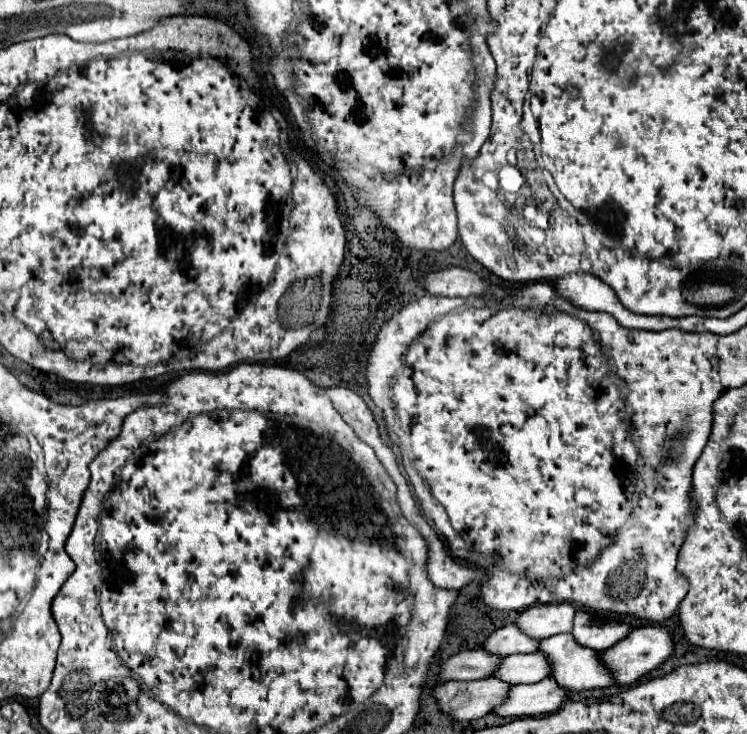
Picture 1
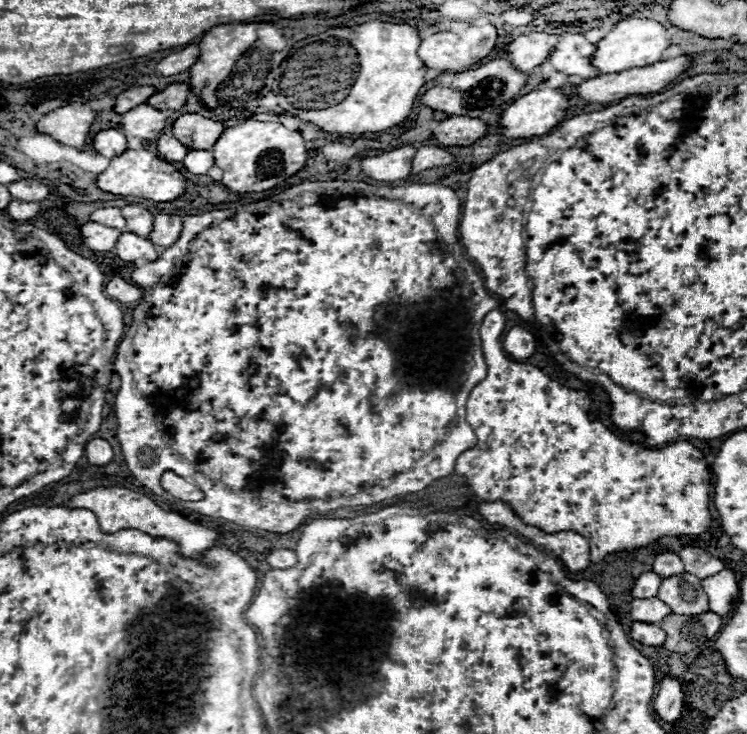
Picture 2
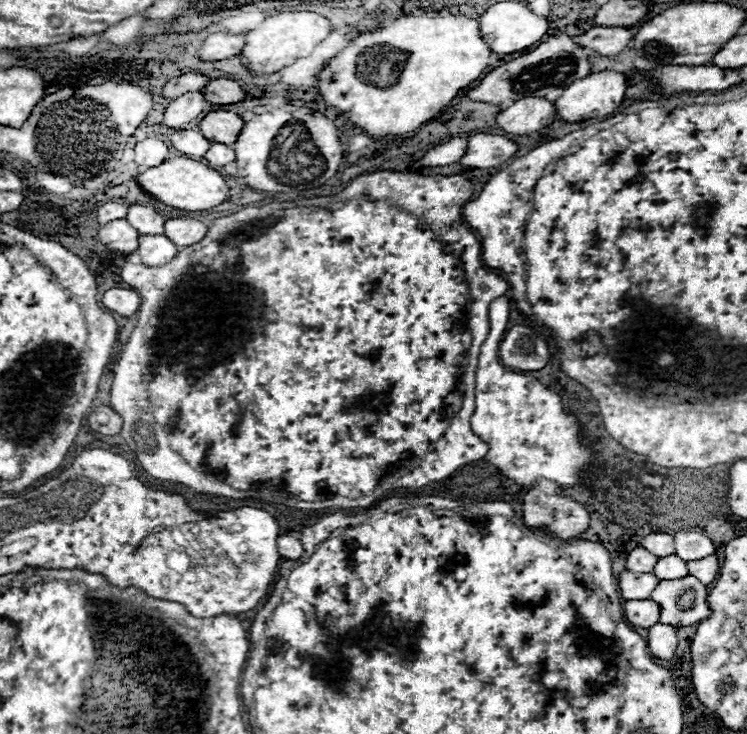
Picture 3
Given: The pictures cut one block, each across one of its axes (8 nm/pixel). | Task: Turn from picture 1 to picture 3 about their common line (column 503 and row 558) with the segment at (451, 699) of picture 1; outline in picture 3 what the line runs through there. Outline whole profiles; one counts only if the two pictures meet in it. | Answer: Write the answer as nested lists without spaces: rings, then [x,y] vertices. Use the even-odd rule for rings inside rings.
[[[678,532],[674,534],[674,544],[676,544],[676,554],[684,560],[700,560],[716,552],[714,544],[710,538],[698,532]]]

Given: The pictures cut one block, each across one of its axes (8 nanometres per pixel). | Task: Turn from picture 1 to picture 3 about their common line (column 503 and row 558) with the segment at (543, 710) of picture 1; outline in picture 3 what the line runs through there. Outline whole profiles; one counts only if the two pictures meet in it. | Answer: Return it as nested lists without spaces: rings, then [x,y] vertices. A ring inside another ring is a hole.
[[[712,554],[710,558],[702,558],[702,560],[694,560],[694,562],[686,562],[688,570],[692,576],[696,576],[704,586],[708,586],[716,576],[718,576],[718,558]]]

